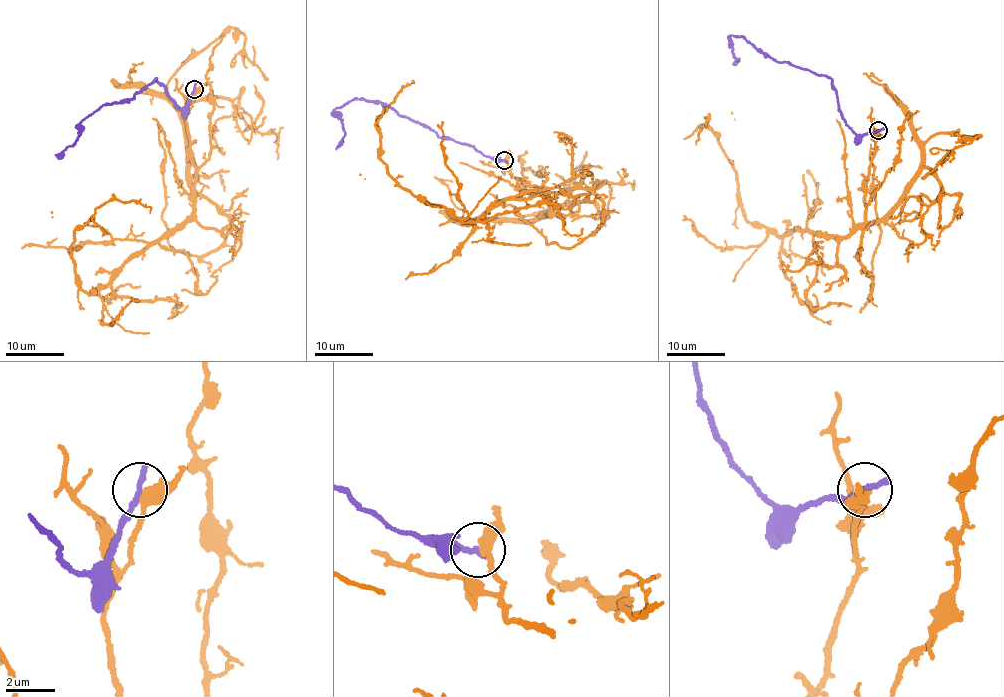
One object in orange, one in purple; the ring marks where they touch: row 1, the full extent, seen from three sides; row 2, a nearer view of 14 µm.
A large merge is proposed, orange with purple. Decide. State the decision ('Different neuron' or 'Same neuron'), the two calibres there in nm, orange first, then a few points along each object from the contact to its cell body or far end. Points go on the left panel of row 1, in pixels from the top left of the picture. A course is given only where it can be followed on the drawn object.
Different neuron. Thickness 440 nm (orange) against 300 nm. Course of orange: (194, 89), (191, 214), (91, 295), (81, 288), (74, 229), (116, 199), (138, 201), (150, 214). Course of purple: (194, 89), (181, 109), (155, 78), (131, 99), (106, 103), (85, 117), (76, 143), (54, 155)

